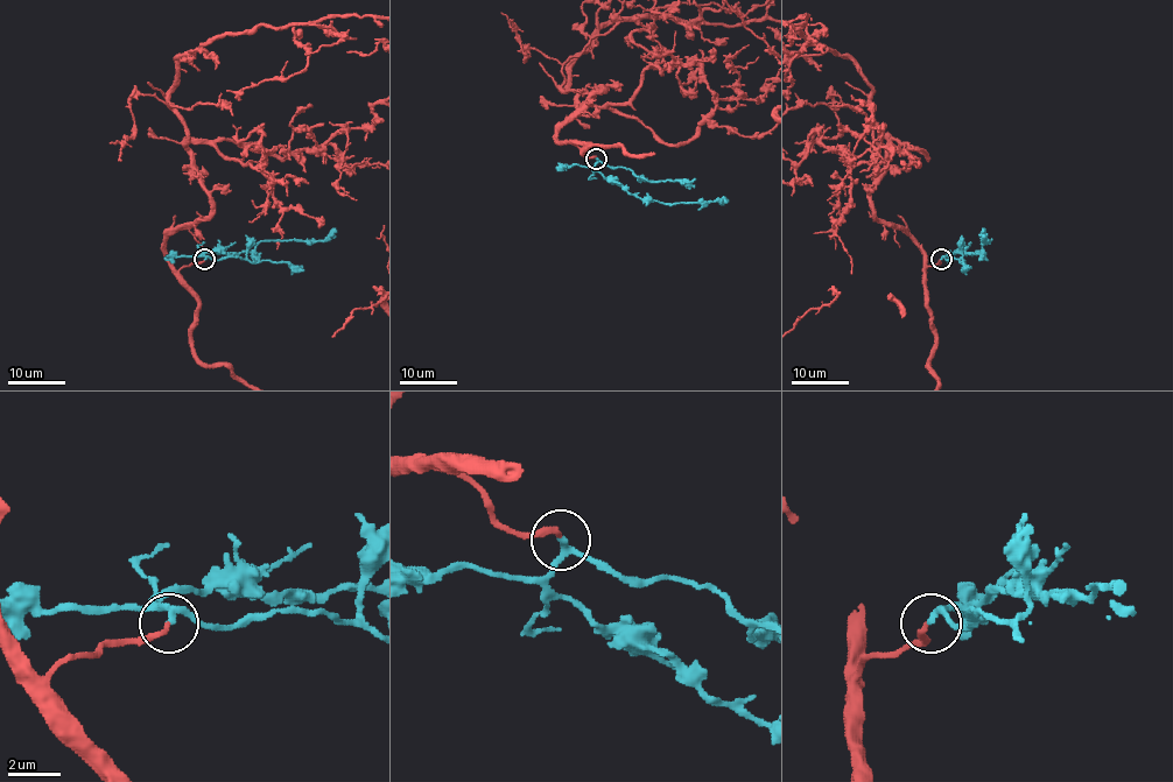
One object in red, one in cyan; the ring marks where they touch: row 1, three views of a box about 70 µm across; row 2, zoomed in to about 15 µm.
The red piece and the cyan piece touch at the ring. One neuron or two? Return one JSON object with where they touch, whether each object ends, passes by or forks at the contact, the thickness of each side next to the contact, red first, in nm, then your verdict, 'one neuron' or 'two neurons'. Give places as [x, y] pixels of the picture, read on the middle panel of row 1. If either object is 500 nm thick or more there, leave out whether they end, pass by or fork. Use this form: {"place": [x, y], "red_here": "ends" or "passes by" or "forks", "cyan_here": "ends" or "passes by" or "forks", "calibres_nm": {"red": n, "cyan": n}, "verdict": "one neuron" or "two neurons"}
{"place": [596, 159], "red_here": "ends", "cyan_here": "passes by", "calibres_nm": {"red": 200, "cyan": 200}, "verdict": "one neuron"}

